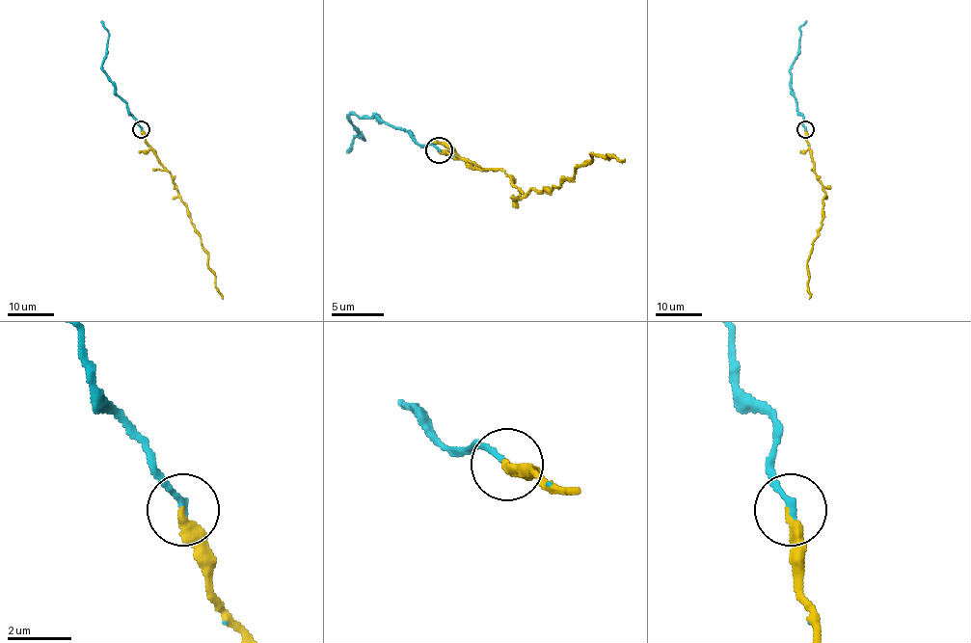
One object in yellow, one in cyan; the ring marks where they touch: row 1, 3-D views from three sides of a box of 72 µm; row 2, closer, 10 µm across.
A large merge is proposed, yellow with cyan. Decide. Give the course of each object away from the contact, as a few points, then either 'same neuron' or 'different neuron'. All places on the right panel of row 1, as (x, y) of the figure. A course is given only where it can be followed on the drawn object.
course yellow (805, 128), (814, 171), (825, 193), (822, 227), (812, 242), (807, 263), (809, 299); course cyan (805, 128), (803, 116), (792, 94), (790, 69), (797, 55), (799, 27), (807, 20); same neuron

